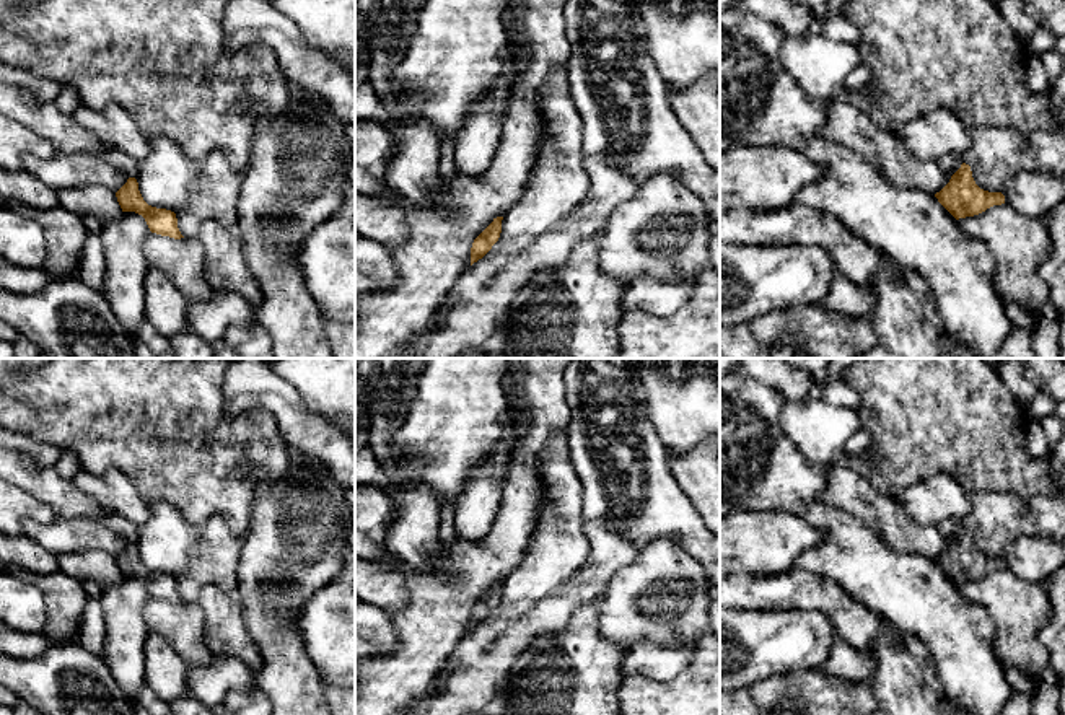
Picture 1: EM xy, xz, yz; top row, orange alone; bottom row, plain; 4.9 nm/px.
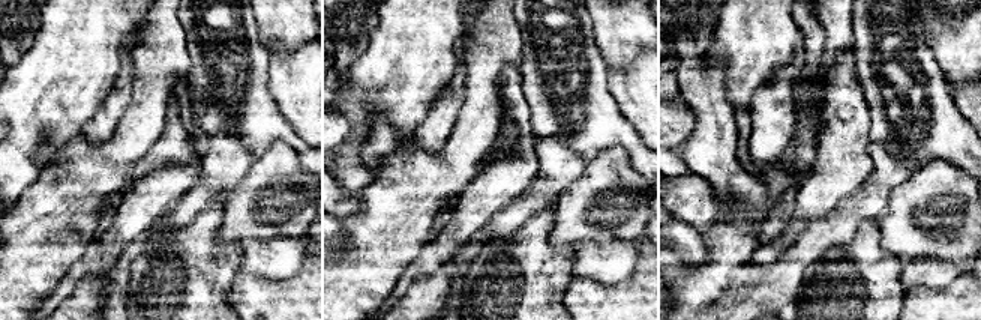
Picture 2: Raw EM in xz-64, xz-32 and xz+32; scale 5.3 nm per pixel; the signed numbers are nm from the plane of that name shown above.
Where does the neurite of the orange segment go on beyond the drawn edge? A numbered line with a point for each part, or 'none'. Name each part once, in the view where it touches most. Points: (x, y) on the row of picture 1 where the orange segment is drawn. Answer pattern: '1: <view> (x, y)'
1: yz (950, 163)

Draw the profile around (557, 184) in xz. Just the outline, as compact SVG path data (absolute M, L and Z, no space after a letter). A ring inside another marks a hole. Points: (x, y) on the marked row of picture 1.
M557 67L546 78L541 88L541 116L542 142L524 191L515 207L503 215L498 241L459 277L449 292L451 308L456 303L472 300L487 288L515 256L552 230L560 220L572 215L589 191L589 178L583 168L586 158L583 150L583 122L572 99L567 68Z

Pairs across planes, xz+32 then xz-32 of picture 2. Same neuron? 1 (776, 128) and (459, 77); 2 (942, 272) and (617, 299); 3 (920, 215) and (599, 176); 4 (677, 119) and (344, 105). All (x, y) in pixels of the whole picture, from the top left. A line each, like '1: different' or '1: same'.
1: same
2: different
3: same
4: different

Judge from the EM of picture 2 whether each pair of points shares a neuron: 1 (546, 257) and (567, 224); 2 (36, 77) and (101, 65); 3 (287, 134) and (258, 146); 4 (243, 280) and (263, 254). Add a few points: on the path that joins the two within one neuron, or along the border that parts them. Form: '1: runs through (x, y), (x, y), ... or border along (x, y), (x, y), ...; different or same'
1: border along (554, 209), (549, 241), (575, 251); different
2: runs through (53, 77), (62, 77), (74, 65), (84, 65); same
3: runs through (279, 134), (270, 134), (266, 138); same
4: border along (240, 269), (270, 280), (282, 280); different

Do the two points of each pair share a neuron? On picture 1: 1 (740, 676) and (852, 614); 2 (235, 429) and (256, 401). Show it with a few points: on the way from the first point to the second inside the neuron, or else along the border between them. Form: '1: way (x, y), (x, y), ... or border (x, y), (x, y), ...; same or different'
1: border (797, 609), (818, 609), (839, 637); different
2: border (222, 404), (228, 416), (266, 409), (280, 434); different

